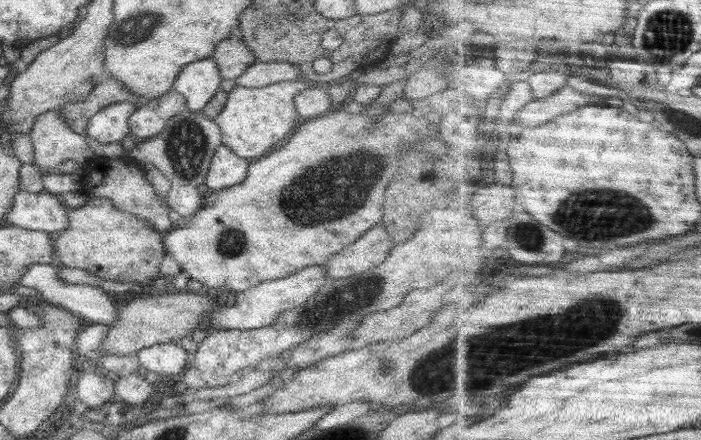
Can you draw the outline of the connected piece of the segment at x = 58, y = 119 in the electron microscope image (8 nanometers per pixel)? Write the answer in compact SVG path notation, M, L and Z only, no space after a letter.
M48 111L38 115L29 136L34 146L33 165L44 172L55 171L67 160L82 165L86 160L95 158L88 143L84 141L85 137L70 130L60 112Z

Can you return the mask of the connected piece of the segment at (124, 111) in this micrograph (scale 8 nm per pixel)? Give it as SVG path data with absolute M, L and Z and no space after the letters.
M126 101L102 107L88 120L86 136L94 138L100 144L120 143L124 137L131 134L131 129L128 128L128 117L136 108L137 105Z

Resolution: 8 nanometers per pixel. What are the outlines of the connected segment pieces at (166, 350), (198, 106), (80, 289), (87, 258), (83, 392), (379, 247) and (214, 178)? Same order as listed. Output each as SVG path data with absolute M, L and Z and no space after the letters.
M158 344L137 353L140 366L160 376L173 377L182 374L190 357L180 344Z
M209 57L183 66L173 90L184 97L188 111L198 113L216 95L222 79L216 62Z
M32 264L26 268L24 276L20 276L19 284L39 290L38 299L72 312L84 323L110 325L116 321L118 310L104 289L90 284L71 284L58 277L58 268L47 264Z
M90 197L78 208L66 211L68 227L53 235L53 254L64 266L82 268L110 282L152 282L165 255L162 234L152 231L141 219L118 212L106 198Z
M80 369L76 392L78 400L90 409L104 409L115 400L115 383L109 376L98 376L92 370Z
M374 226L362 234L354 244L346 246L338 254L326 260L326 276L328 279L346 278L354 274L362 274L378 262L386 258L390 250L390 238L382 226Z
M220 144L215 150L203 184L209 191L231 188L246 179L248 166L246 159L239 158L228 146Z

